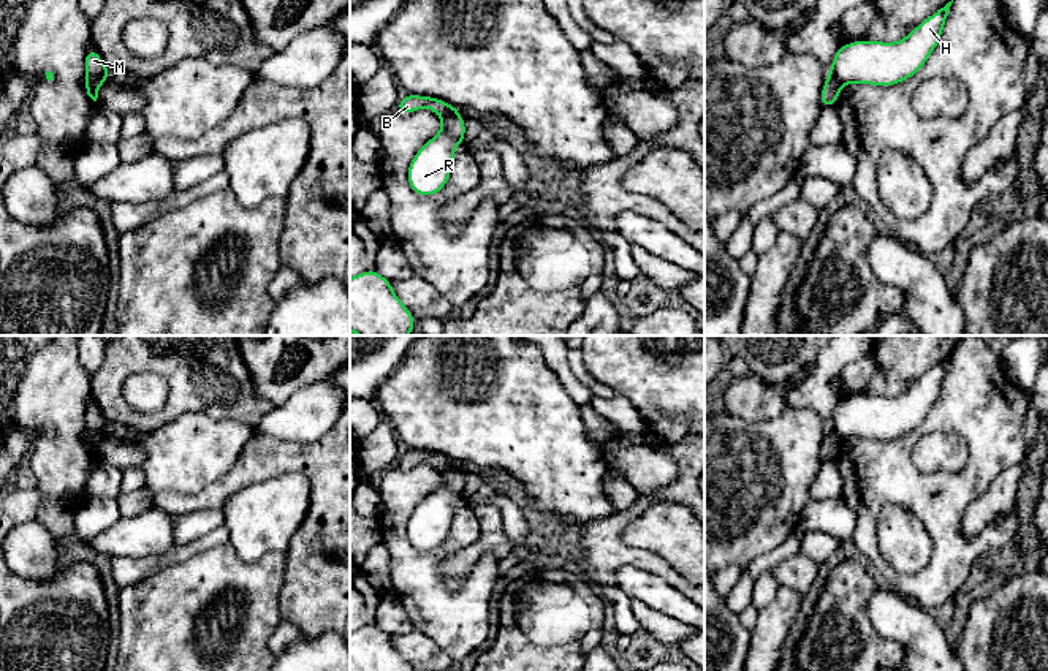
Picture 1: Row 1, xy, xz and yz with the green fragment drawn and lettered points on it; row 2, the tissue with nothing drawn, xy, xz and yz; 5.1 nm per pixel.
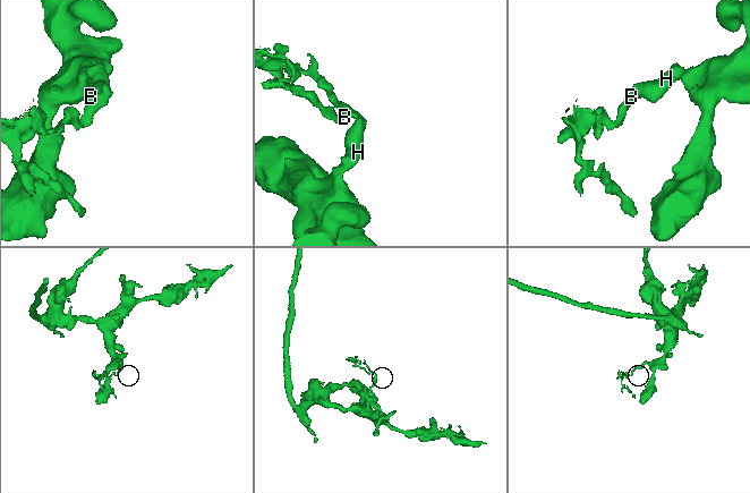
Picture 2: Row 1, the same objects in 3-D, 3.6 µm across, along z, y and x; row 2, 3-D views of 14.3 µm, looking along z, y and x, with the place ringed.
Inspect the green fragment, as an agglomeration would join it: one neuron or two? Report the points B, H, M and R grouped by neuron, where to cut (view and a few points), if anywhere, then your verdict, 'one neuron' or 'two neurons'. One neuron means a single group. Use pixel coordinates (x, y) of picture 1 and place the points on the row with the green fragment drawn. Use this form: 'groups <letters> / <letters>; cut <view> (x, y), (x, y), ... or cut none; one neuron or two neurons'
groups B / H M R; cut xz (458, 111), (442, 117); two neurons

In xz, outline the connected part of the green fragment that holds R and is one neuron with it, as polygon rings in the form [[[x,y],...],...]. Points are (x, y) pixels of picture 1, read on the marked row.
[[[461,112],[442,117],[442,130],[432,136],[408,165],[407,180],[413,193],[434,196],[446,185],[458,144],[465,142],[465,122]]]

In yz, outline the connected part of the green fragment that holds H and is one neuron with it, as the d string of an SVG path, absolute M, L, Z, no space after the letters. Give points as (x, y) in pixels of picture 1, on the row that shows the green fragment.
M953 0L918 24L906 38L841 44L828 68L841 84L888 87L917 74L940 41Z

